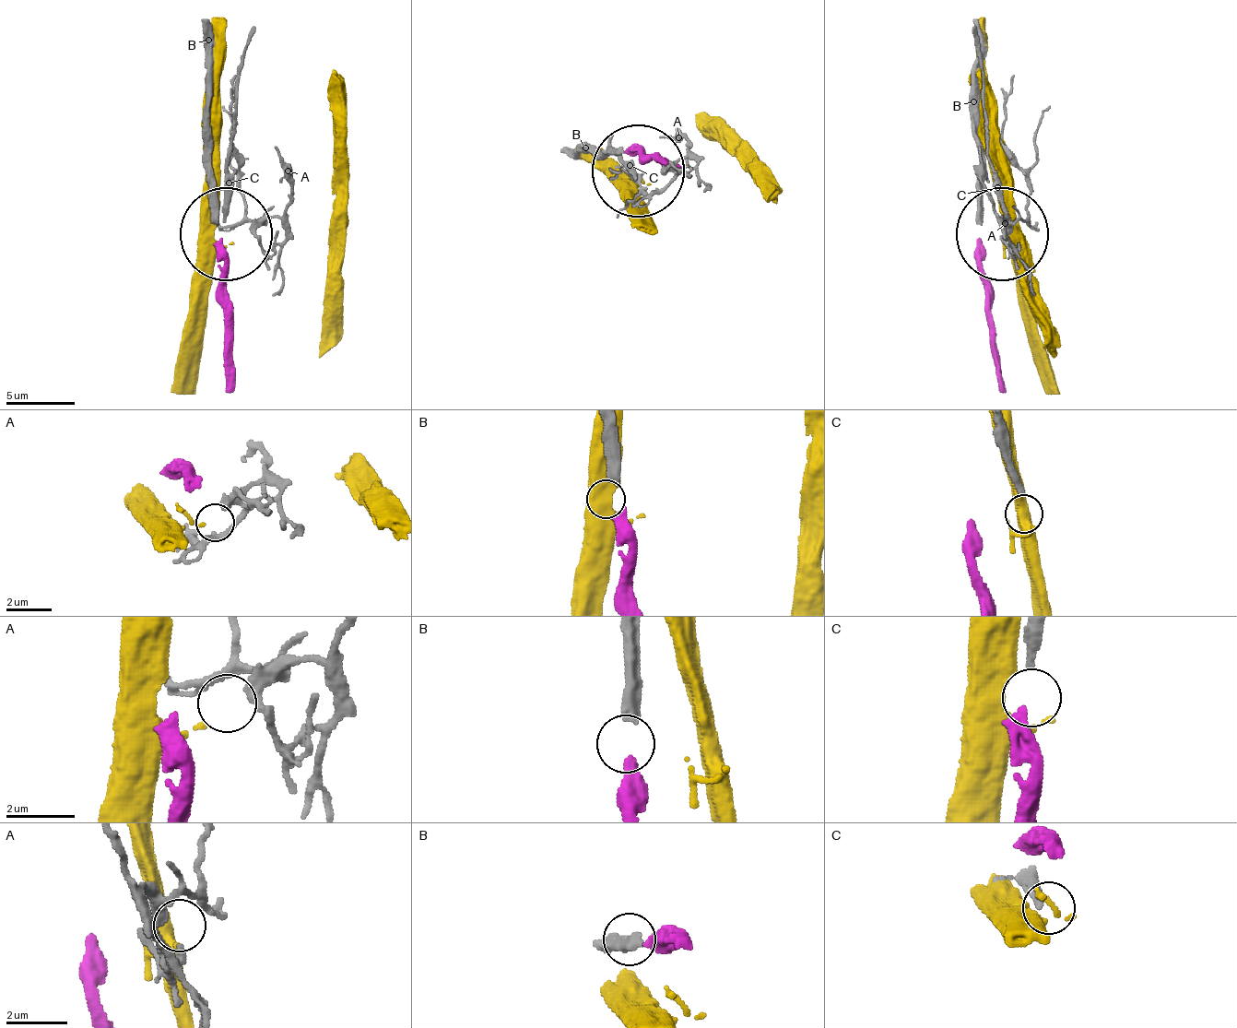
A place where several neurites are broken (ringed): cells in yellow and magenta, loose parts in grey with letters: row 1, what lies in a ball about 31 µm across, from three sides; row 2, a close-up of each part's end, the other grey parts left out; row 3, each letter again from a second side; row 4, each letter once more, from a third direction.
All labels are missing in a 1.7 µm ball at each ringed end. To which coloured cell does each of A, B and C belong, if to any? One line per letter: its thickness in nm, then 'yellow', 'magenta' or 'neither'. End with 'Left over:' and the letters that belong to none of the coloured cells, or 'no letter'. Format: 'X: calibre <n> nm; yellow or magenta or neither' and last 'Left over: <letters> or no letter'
A: calibre 280 nm; yellow
B: calibre 440 nm; magenta
C: calibre 280 nm; neither
Left over: C

